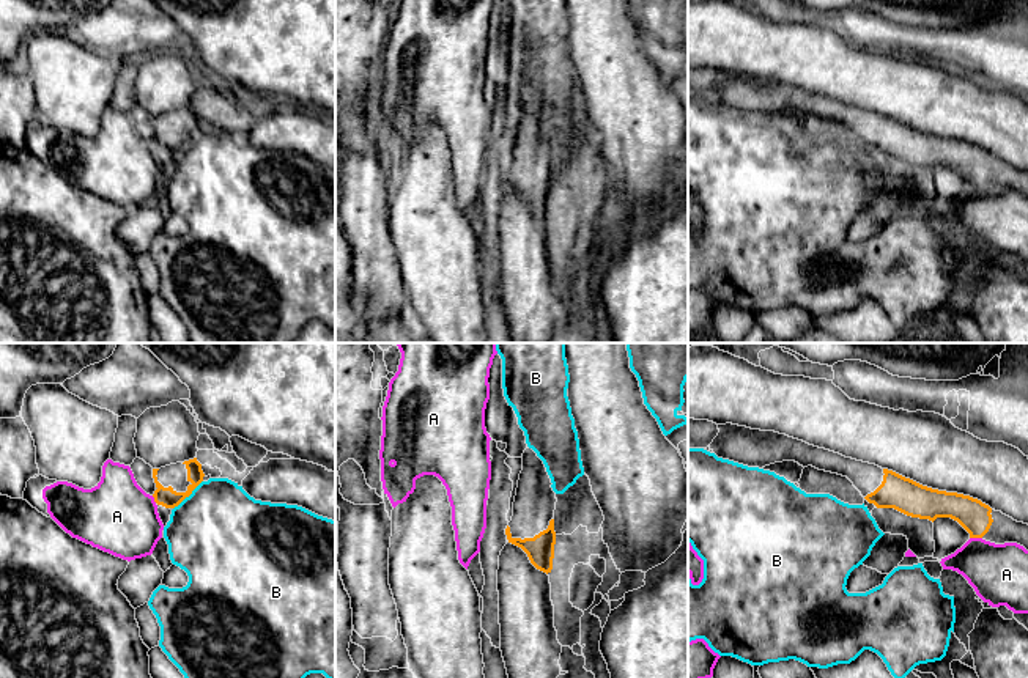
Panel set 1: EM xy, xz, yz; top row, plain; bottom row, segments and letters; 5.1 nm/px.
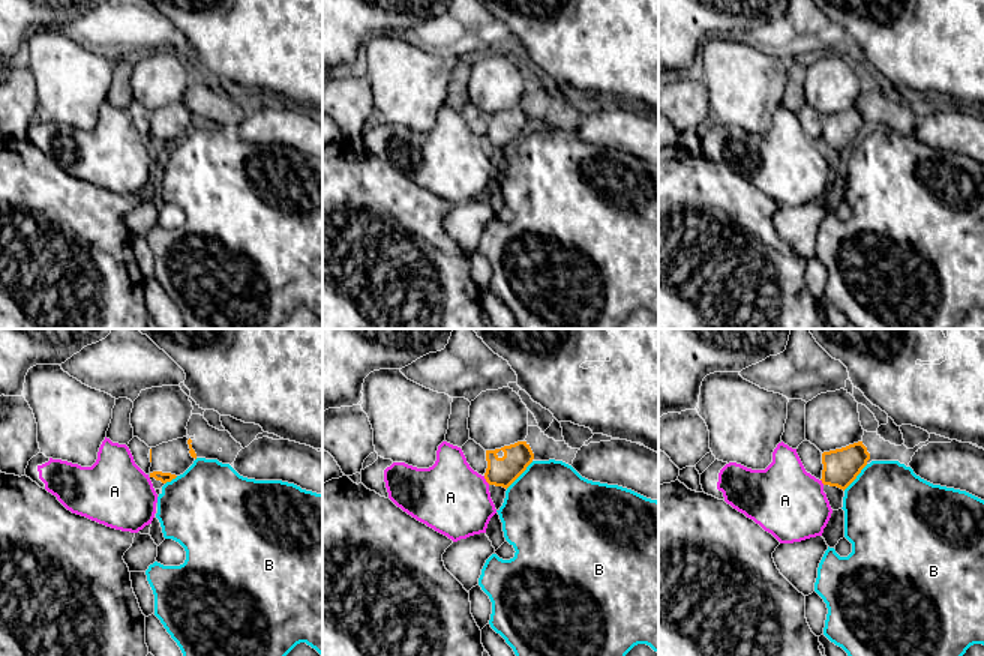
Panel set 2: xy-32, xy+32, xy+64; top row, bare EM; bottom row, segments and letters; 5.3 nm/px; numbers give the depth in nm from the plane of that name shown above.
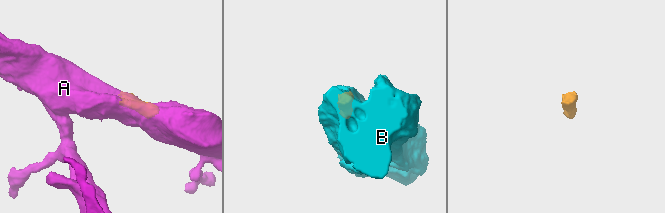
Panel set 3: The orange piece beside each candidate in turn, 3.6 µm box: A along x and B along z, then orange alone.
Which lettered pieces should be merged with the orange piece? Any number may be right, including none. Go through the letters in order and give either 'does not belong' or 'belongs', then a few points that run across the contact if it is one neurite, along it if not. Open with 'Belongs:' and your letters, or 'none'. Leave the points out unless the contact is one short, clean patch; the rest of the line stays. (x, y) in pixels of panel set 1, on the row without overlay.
Belongs: none
A: does not belong
B: does not belong

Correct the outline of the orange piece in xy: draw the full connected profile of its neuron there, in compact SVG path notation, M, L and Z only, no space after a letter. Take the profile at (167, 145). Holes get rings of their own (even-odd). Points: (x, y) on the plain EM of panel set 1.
M197 105L153 116L154 149L165 156L178 154L203 129L203 124L205 121Z

